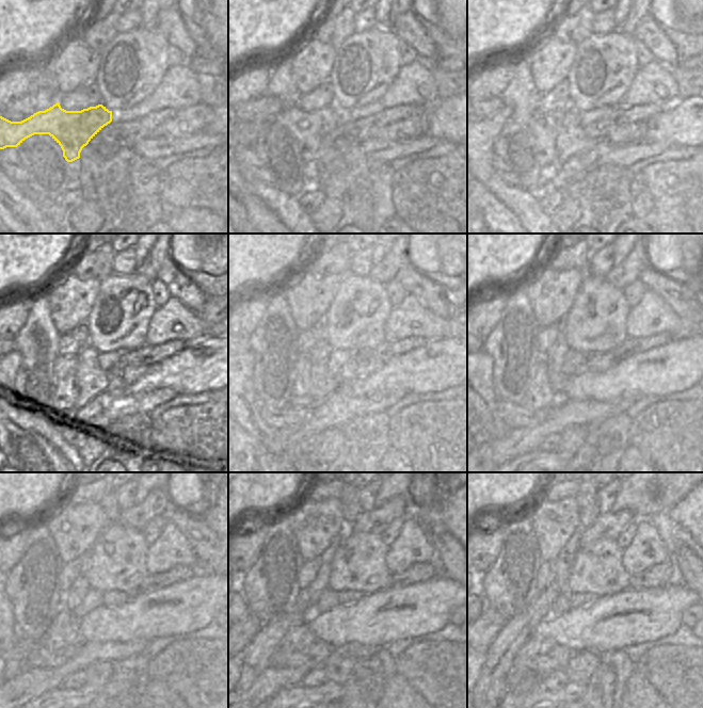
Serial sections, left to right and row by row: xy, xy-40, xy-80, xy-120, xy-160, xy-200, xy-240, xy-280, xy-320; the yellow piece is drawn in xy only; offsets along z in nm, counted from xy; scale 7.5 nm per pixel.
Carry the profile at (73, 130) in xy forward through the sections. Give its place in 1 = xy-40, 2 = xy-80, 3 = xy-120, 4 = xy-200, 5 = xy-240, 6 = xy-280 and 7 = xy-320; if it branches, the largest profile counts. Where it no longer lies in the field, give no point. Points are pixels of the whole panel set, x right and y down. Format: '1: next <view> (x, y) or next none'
1: next xy-40 (308, 129)
2: next xy-80 (544, 127)
3: next xy-120 (65, 396)
4: next xy-200 (540, 396)
5: next xy-240 (63, 631)
6: next xy-280 (300, 637)
7: next xy-320 (520, 679)

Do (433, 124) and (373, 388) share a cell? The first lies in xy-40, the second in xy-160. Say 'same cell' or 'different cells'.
same cell

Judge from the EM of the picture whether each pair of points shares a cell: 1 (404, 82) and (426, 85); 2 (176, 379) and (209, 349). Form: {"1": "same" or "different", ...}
{"1": "same", "2": "same"}

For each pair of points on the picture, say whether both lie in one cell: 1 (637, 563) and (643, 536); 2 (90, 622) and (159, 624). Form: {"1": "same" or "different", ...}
{"1": "same", "2": "same"}

